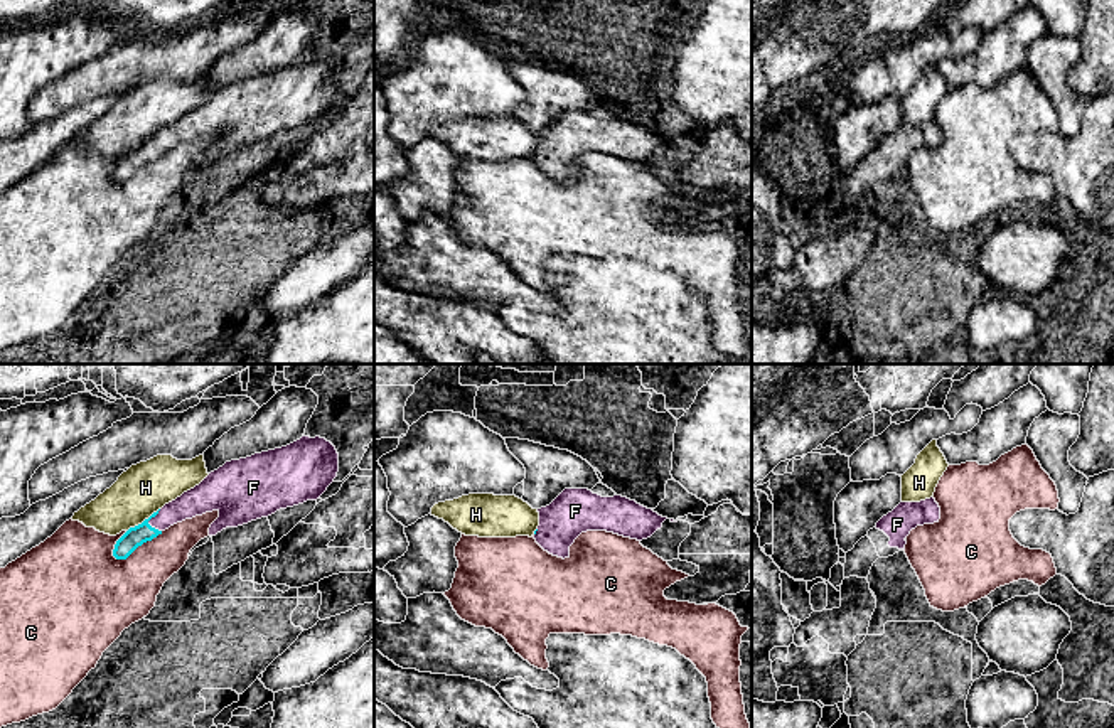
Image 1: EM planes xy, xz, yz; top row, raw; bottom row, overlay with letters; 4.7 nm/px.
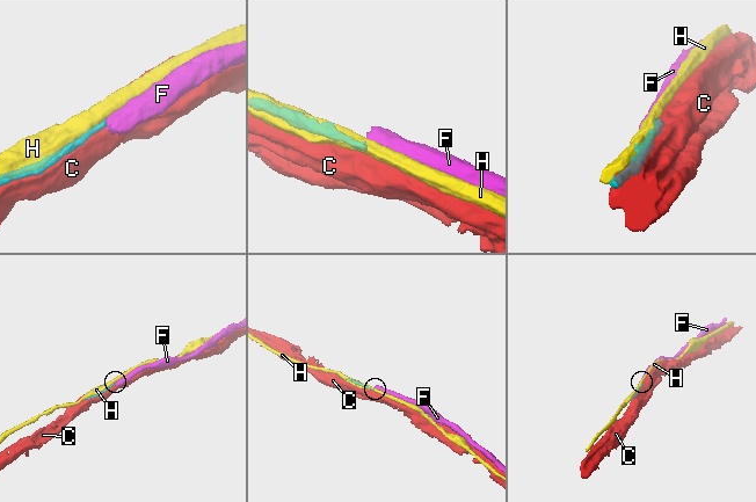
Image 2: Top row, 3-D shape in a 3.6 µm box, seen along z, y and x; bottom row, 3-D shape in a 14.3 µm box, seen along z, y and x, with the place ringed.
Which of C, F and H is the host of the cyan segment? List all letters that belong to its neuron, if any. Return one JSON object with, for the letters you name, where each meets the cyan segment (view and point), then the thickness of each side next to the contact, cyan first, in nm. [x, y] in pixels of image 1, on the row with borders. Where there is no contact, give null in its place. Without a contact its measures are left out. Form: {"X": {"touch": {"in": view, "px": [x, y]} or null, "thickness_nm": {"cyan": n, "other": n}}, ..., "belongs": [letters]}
{"F": {"touch": {"in": "xy", "px": [149, 519]}, "thickness_nm": {"cyan": 100, "other": 140}}, "belongs": ["F"]}

